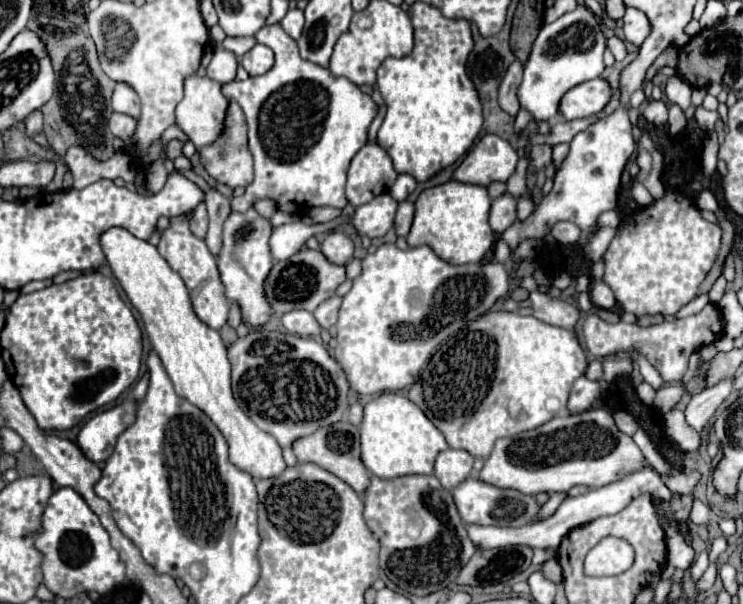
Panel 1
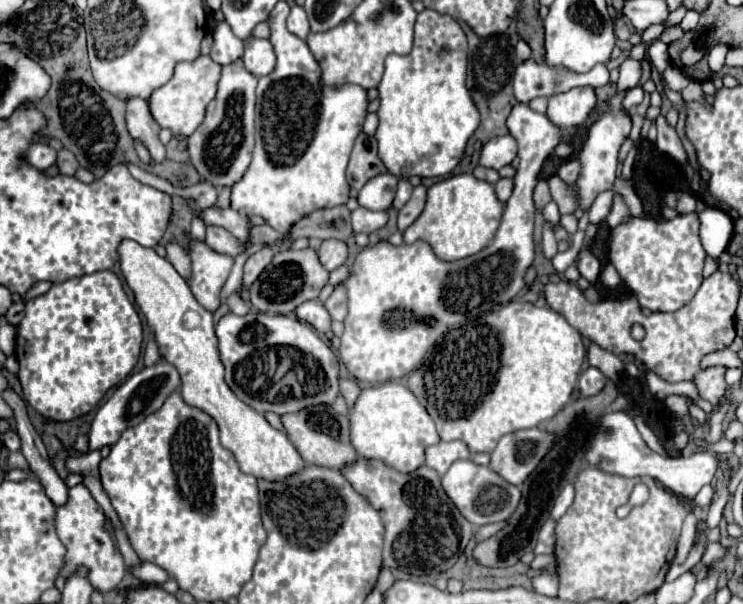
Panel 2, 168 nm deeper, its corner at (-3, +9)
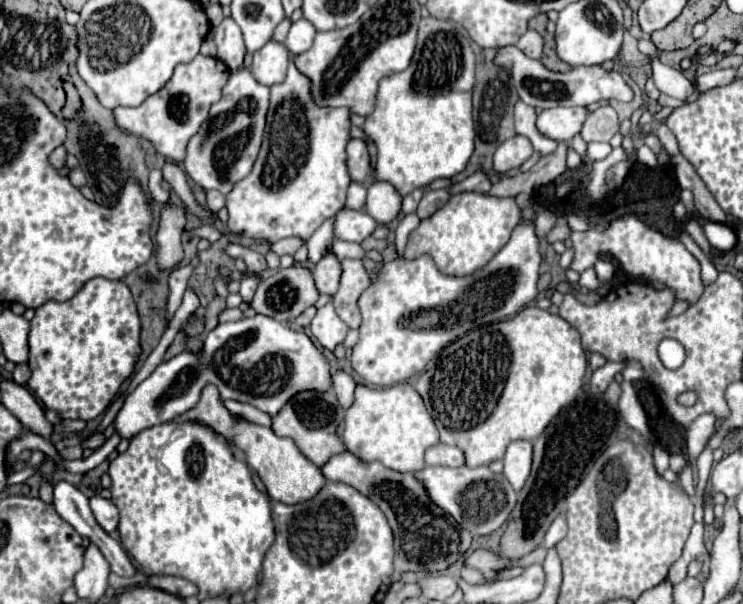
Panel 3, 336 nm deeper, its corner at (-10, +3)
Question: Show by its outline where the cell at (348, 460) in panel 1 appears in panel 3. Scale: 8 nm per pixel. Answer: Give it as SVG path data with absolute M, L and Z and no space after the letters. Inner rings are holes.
M303 391L303 395L295 395L287 407L279 415L273 417L273 431L281 437L291 437L299 451L311 459L317 467L323 467L333 455L339 455L345 451L343 439L339 437L337 429L345 419L345 409L339 405L333 391L327 391L323 395L315 391Z

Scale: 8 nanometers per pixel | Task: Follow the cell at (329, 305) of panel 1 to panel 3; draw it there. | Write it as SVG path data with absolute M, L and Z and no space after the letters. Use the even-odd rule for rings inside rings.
M343 259L343 275L337 293L333 295L333 305L337 315L351 327L359 329L361 315L357 309L359 295L369 287L371 279L361 263L361 259Z

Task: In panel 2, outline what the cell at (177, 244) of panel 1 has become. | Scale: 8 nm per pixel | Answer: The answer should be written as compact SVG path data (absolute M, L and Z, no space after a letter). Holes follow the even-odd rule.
M194 241L188 245L188 255L192 259L192 279L188 281L190 291L202 307L216 311L220 307L220 289L230 275L234 259L212 251L206 243Z

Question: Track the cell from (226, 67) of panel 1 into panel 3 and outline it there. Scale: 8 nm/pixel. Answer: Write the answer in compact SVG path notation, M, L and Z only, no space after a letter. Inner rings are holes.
M227 17L213 29L213 41L217 45L217 59L223 61L231 71L239 69L245 59L245 43L239 31L239 25Z

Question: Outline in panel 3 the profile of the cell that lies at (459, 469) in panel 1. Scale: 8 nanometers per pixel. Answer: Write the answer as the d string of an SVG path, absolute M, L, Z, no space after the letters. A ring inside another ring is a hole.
M435 445L431 447L427 453L425 453L425 463L429 467L437 467L437 465L443 465L443 467L461 467L465 465L465 455L459 447L451 447L451 445Z

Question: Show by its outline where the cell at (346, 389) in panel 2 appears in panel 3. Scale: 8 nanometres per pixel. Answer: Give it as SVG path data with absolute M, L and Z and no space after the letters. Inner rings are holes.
M333 371L333 391L343 409L349 409L355 401L355 379L343 371Z

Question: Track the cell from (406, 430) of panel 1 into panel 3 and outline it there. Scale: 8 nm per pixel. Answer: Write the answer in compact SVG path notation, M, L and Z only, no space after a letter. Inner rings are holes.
M397 383L387 389L357 385L355 403L345 413L343 443L363 461L381 461L393 471L417 473L425 469L425 451L439 443L439 431L423 407L421 395L409 383Z

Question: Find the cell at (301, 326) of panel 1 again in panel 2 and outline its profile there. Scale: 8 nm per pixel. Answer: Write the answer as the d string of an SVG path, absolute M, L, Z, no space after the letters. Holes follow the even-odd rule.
M306 301L306 303L302 303L298 309L296 309L296 315L298 315L298 319L300 321L306 321L306 323L310 323L316 331L320 331L320 333L326 333L326 331L330 331L330 317L328 317L328 311L324 309L324 305L322 303L318 303L318 301Z

